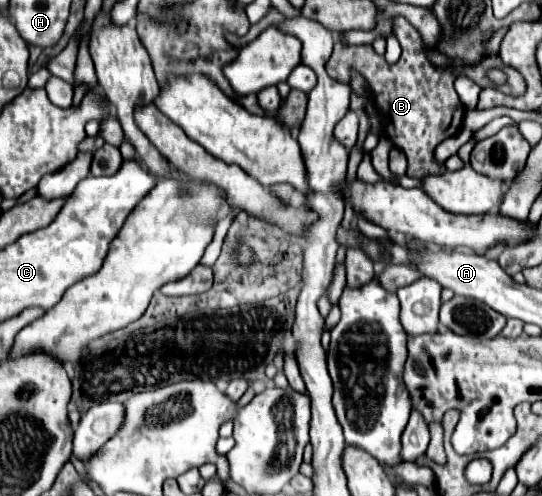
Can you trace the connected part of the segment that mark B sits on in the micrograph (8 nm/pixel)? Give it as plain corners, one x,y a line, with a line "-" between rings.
396,17
394,19
394,35
400,41
402,47
402,57
398,63
390,65
386,63
384,57
380,57
372,45
354,45
354,47
344,47
340,43
334,45
334,53
326,63
326,73
332,79
338,79
342,83
350,81
350,71
356,69
360,71
366,81
370,83
370,91
374,95
376,107
380,111
380,121
384,133
390,137
390,141
406,153
408,159
408,177
426,177
426,175
436,175
444,173
446,167
444,163
438,163
434,157
436,147
456,135
462,127
464,119
464,107
454,91
454,79
456,75
444,69
434,67
426,53
424,53
424,41
420,33
404,19

